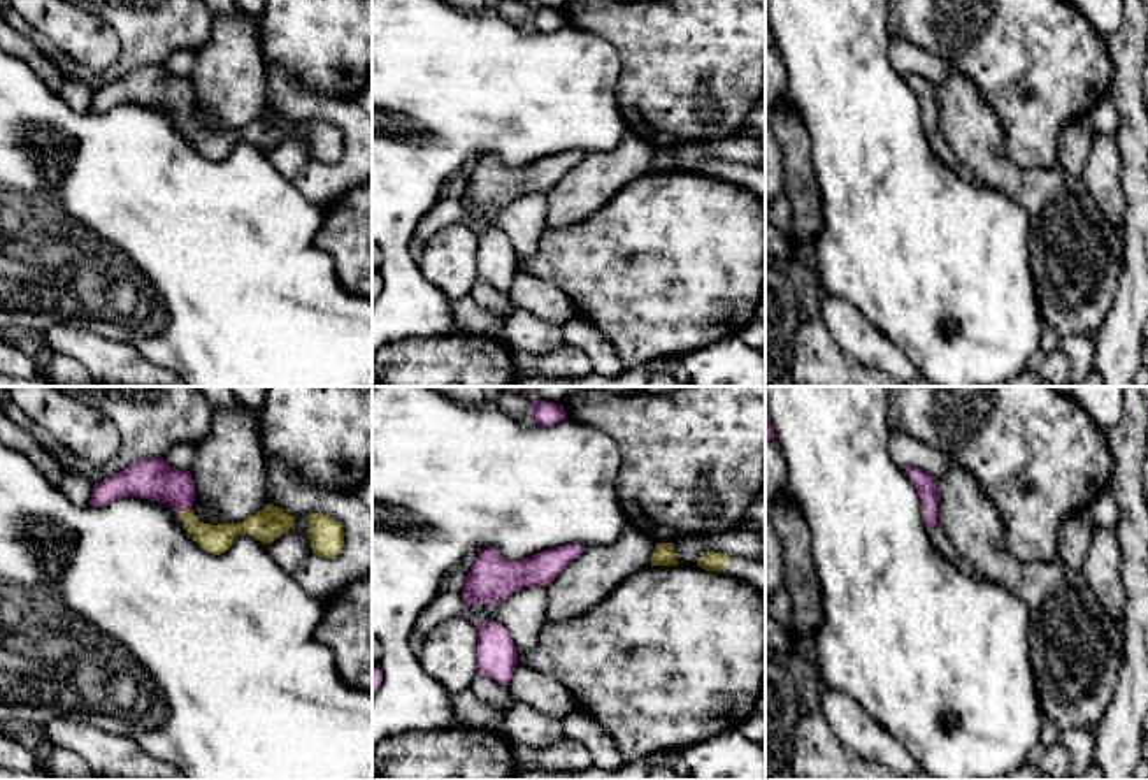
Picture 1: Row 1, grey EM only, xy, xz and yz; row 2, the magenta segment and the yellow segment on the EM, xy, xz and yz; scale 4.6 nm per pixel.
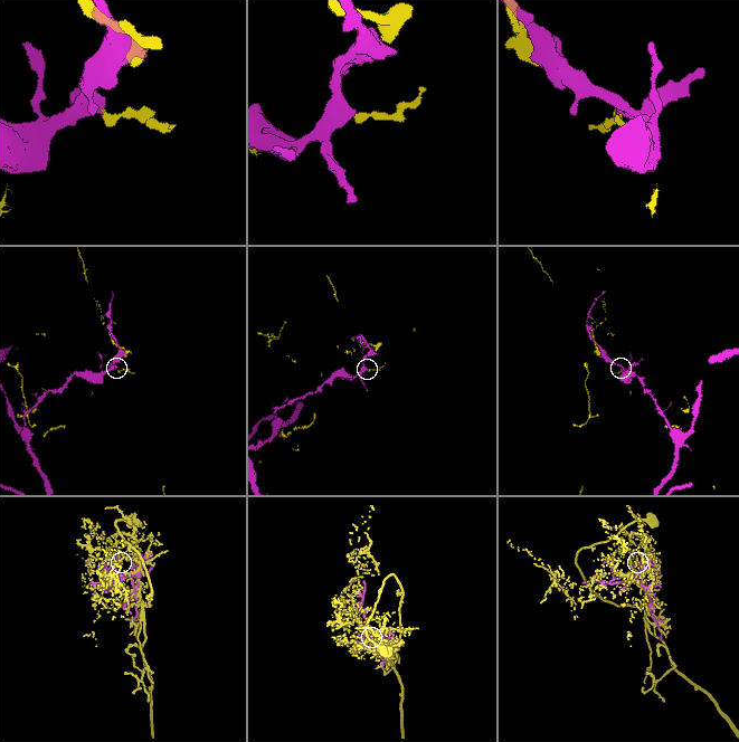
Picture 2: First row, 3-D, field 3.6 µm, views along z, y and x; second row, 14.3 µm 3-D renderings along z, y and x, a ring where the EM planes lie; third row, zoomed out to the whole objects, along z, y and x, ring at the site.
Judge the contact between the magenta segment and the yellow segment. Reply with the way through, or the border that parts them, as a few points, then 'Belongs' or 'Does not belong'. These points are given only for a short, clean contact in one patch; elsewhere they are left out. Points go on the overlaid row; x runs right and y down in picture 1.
Does not belong

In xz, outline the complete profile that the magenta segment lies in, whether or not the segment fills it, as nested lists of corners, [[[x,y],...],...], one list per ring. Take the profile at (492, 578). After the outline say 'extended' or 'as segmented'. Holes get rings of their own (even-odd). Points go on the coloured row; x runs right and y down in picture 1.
[[[565,545],[525,560],[506,560],[499,550],[486,548],[462,578],[463,601],[467,608],[477,603],[497,606],[525,587],[549,585],[585,550],[585,545]]]; as segmented

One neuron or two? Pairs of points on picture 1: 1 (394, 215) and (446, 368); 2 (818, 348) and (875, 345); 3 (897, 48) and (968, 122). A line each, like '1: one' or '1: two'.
1: two
2: two
3: two

